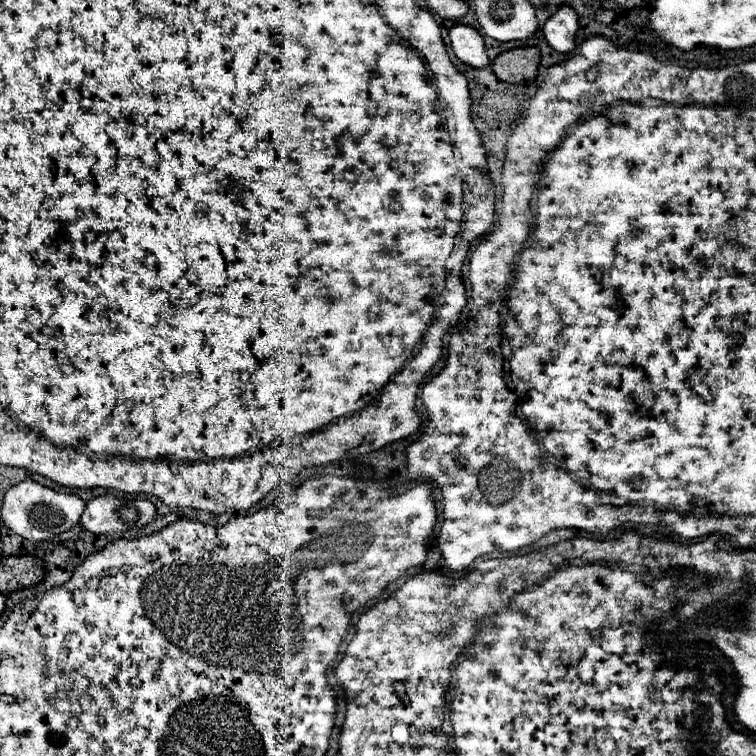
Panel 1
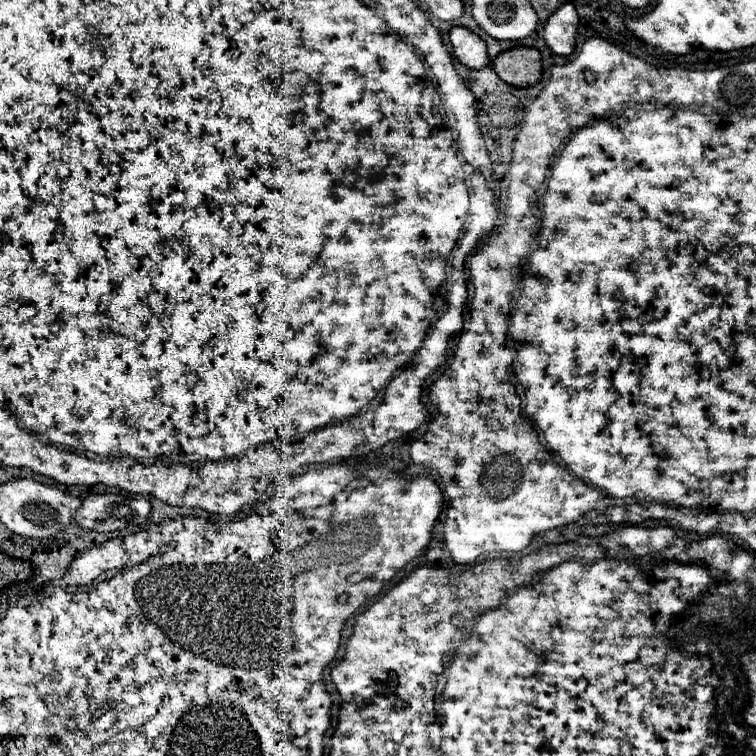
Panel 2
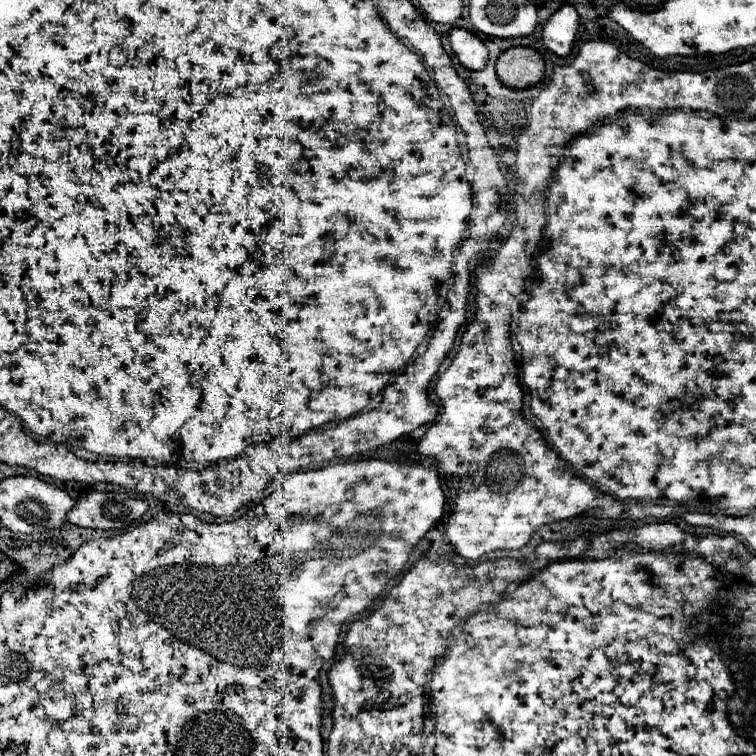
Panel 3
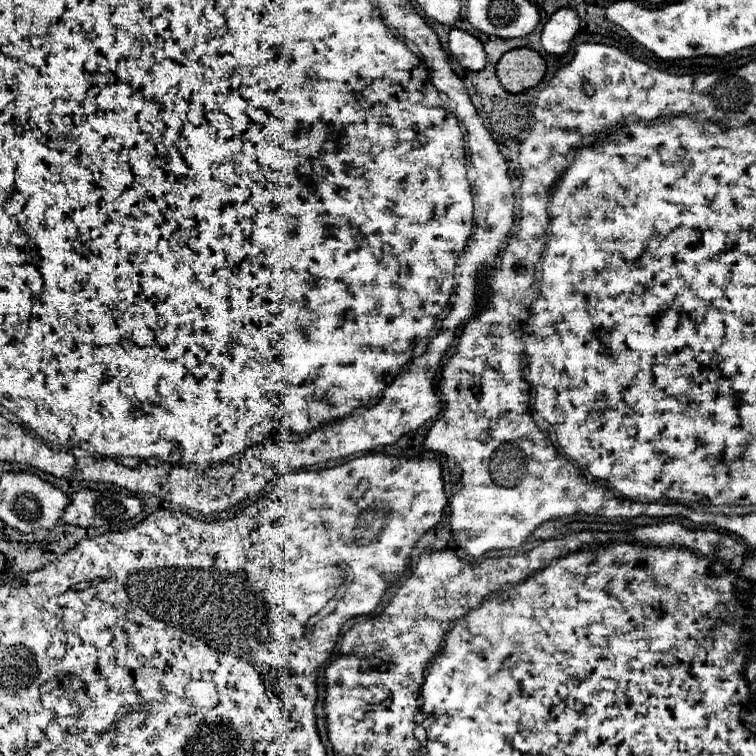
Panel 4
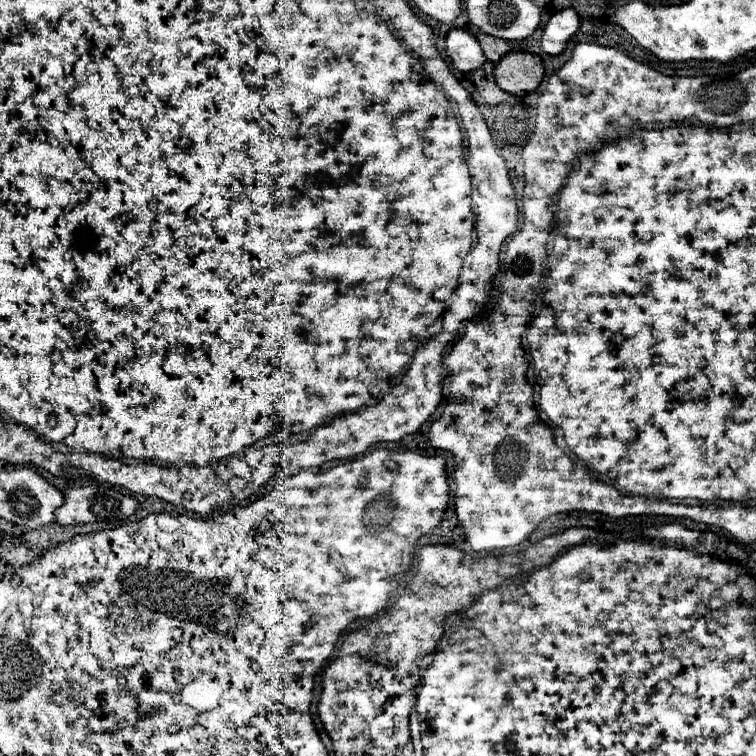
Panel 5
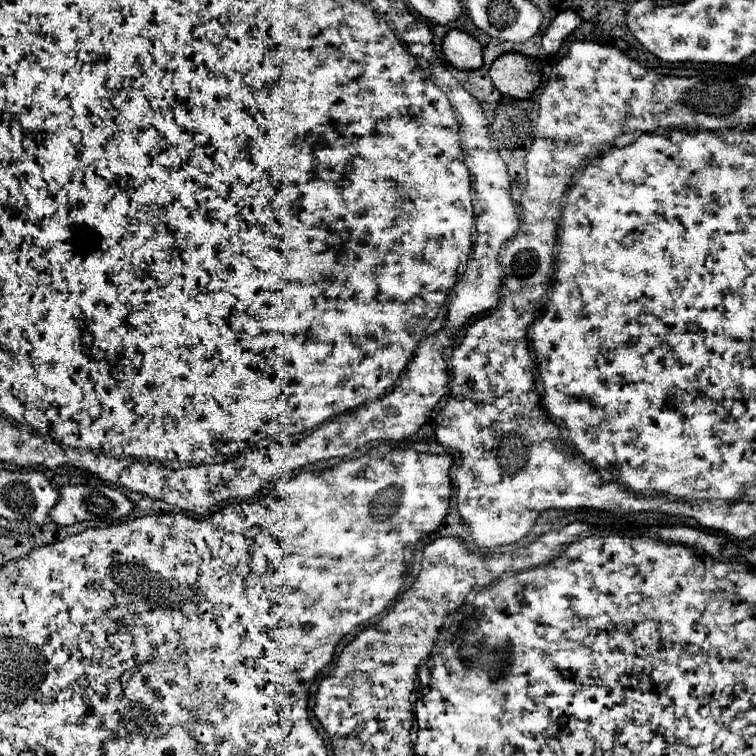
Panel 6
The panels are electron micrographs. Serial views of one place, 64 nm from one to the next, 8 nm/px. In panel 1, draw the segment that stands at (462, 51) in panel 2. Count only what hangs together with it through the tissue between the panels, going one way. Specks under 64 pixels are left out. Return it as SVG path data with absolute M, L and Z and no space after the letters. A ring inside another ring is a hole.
M462 24L452 26L450 28L450 42L452 42L452 50L460 62L464 62L472 68L484 68L490 62L486 56L484 40L474 28L462 26Z

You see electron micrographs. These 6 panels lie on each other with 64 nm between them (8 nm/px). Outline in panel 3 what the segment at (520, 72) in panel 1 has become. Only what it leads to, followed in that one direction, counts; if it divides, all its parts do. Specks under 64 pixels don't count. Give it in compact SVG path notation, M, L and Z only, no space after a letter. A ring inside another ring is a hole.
M510 48L496 60L500 82L514 90L524 90L544 78L544 58L534 48Z

